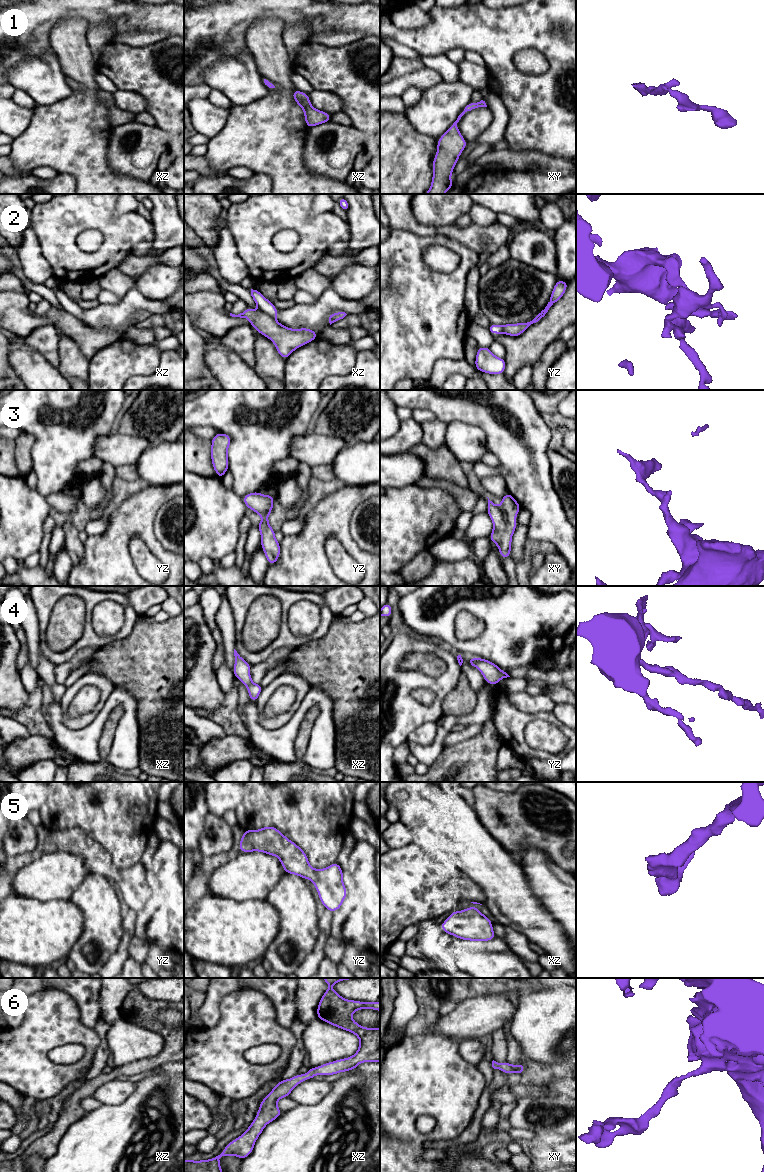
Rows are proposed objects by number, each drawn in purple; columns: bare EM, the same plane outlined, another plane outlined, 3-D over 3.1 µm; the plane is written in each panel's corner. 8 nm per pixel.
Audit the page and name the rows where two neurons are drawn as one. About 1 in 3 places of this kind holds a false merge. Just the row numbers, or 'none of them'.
2

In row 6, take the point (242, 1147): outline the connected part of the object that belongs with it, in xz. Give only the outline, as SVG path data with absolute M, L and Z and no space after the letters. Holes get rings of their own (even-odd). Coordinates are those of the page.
M322 978L328 985L329 988L324 992L318 1007L317 1007L317 1018L320 1020L327 1022L335 1027L341 1028L348 1032L354 1033L360 1040L359 1048L357 1052L348 1058L332 1061L318 1067L313 1067L308 1070L308 1072L304 1075L297 1074L291 1079L285 1079L278 1082L278 1084L273 1087L272 1091L261 1101L259 1110L256 1114L254 1121L250 1124L249 1128L238 1138L232 1140L223 1150L222 1153L216 1157L213 1157L209 1160L186 1160L184 1159L184 1172L223 1172L219 1159L222 1156L237 1156L240 1159L244 1159L248 1157L254 1149L255 1142L257 1138L260 1136L265 1126L277 1119L280 1115L282 1115L282 1111L278 1109L277 1103L280 1098L289 1097L291 1091L295 1086L302 1083L304 1080L313 1079L315 1075L334 1075L340 1072L346 1072L349 1070L355 1070L356 1066L363 1062L380 1062L380 1027L378 1028L366 1028L358 1023L356 1023L352 1019L352 1014L357 1010L362 1009L372 1009L376 1011L380 1011L380 1002L361 1002L355 1000L347 1000L341 997L335 990L331 988L332 985L342 981L342 980L350 980L350 979L358 979L358 978Z

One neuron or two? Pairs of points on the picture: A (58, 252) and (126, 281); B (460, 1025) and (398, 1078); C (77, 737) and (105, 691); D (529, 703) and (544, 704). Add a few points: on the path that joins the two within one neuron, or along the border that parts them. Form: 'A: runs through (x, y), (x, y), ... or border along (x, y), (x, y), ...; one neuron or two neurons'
A: border along (116, 268), (108, 270), (97, 279); two neurons
B: border along (429, 1033), (453, 1037), (459, 1041); two neurons
C: border along (99, 712), (80, 729), (63, 723); two neurons
D: runs through (533, 703), (540, 703); one neuron

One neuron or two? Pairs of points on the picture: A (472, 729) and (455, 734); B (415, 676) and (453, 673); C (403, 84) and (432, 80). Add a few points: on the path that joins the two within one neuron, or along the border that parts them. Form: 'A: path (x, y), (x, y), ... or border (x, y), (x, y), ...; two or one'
A: path (468, 732), (459, 733); one
B: path (424, 681), (444, 681); one
C: path (410, 80), (425, 80); one

